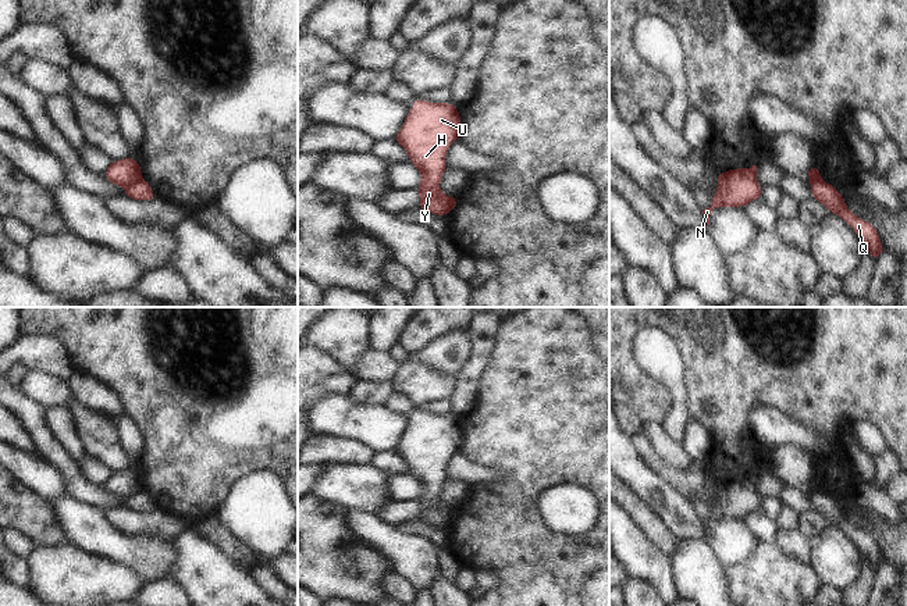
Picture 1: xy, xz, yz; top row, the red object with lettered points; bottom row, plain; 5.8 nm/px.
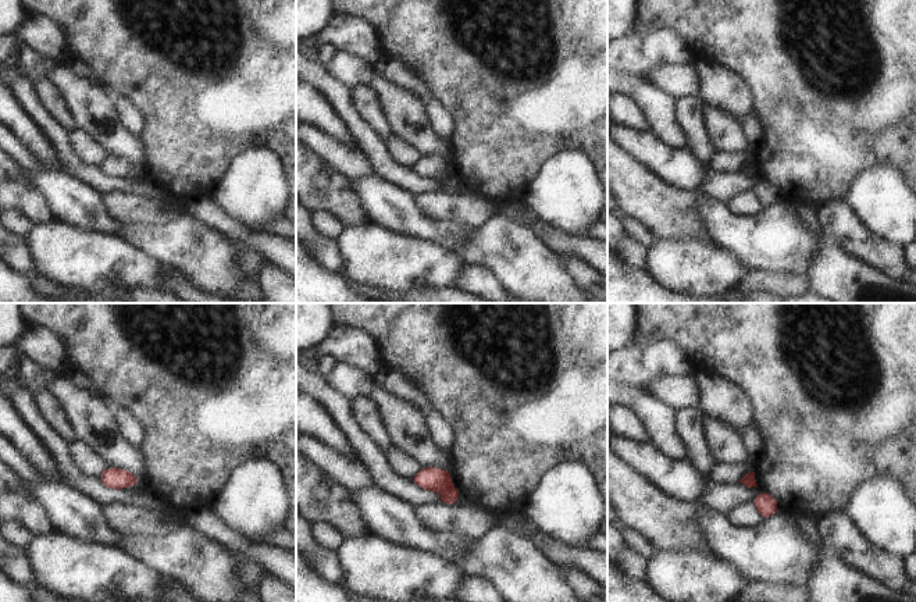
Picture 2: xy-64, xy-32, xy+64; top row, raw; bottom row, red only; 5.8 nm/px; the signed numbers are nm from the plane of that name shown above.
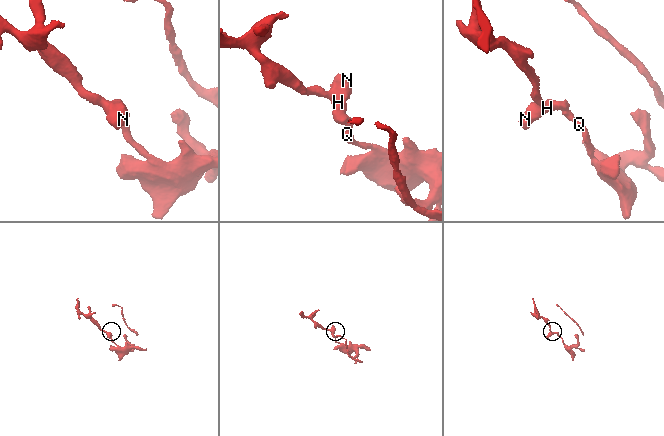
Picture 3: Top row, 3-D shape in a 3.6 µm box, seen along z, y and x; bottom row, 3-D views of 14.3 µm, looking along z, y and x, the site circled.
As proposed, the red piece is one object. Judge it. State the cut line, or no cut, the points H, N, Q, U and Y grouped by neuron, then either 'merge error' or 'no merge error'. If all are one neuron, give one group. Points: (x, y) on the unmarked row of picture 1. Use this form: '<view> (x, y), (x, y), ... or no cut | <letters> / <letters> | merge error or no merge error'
xy (141, 489), (125, 499) | H N U Y / Q | merge error

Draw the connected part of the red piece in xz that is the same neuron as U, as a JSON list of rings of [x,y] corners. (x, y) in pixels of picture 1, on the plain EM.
[[[417,409],[412,413],[394,452],[408,463],[408,473],[422,485],[416,499],[422,507],[417,520],[438,528],[451,525],[451,507],[441,503],[440,495],[447,481],[445,466],[459,452],[460,443],[462,431],[454,414],[433,414]]]

